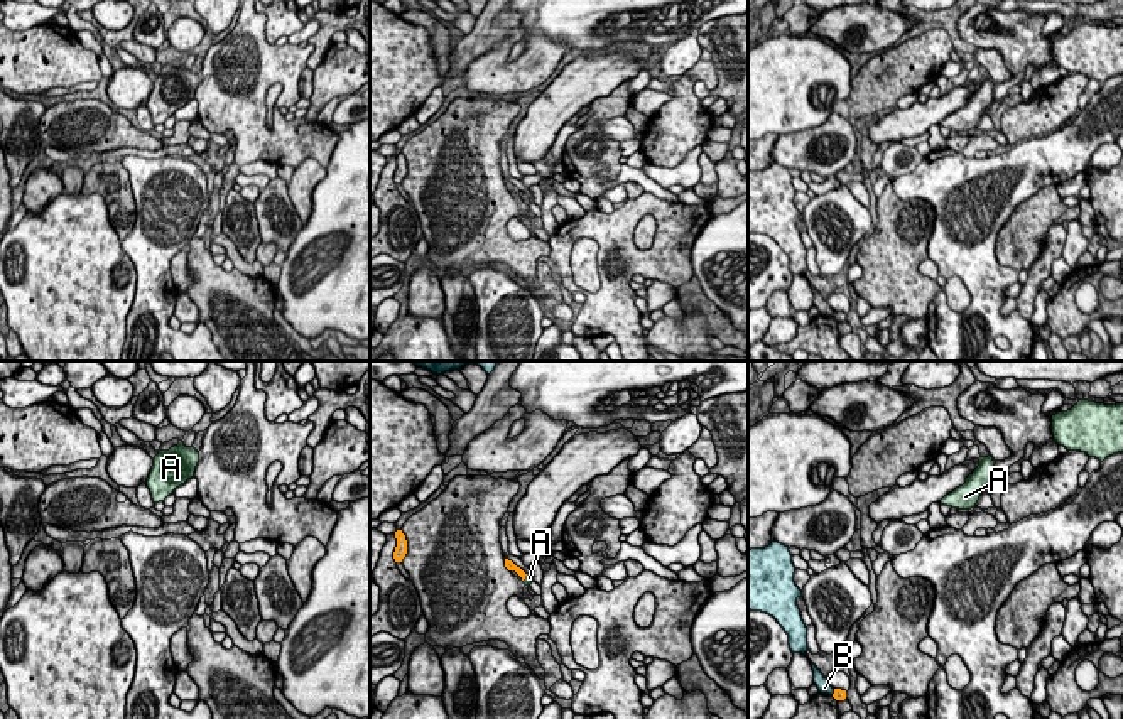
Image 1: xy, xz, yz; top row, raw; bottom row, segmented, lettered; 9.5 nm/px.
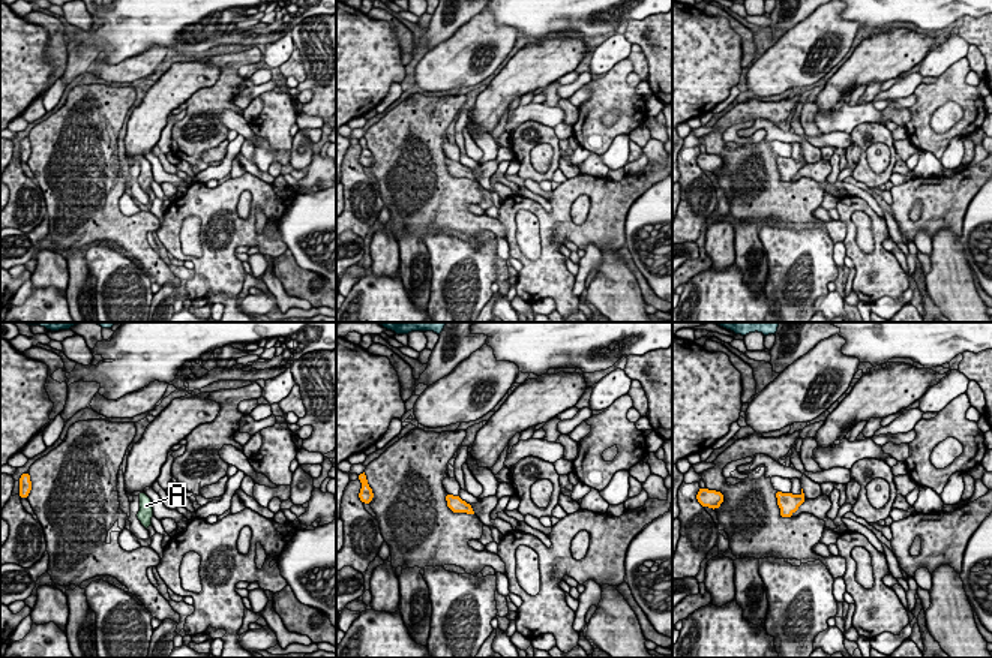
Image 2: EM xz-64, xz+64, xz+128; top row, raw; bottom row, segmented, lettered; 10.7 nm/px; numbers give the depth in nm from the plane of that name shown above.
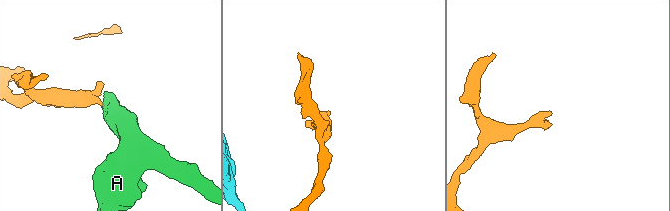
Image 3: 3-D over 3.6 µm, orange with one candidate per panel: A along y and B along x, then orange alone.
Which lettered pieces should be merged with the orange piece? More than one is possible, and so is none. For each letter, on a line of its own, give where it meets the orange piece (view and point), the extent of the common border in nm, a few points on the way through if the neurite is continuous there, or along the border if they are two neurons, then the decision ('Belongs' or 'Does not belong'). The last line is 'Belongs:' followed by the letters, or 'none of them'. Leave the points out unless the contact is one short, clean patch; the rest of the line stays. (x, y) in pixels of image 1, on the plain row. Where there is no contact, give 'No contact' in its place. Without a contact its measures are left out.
A: Touches orange at xz (524, 200). Shared border 80 nm. Path across: xz (509, 186), (524, 200), (529, 200). Belongs
B: Touches orange at yz (835, 314). Shared border 70 nm. Boundary: yz (835, 311), (831, 316). Does not belong
Belongs: A

